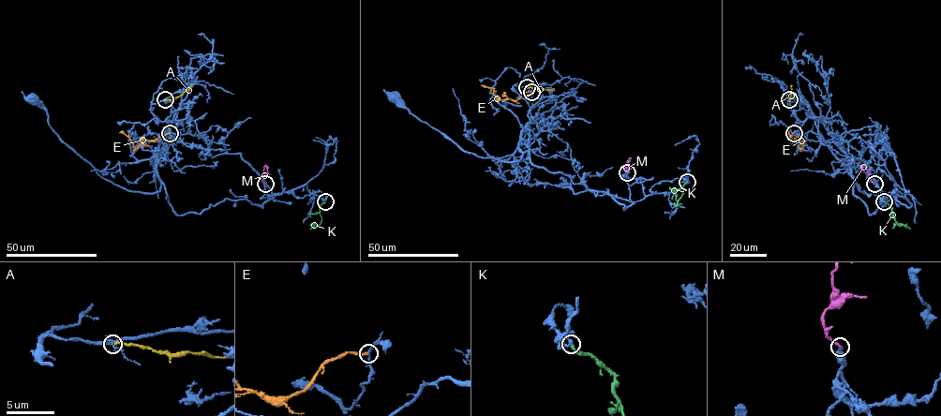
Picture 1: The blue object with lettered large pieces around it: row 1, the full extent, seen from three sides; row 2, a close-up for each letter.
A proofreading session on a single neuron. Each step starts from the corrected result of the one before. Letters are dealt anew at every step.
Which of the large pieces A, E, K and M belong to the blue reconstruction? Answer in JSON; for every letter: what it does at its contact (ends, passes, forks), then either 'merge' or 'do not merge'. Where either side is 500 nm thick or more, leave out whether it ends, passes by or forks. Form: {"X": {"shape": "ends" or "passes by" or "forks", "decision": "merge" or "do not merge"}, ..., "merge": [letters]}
{"A": {"shape": "ends", "decision": "do not merge"}, "E": {"shape": "ends", "decision": "do not merge"}, "K": {"shape": "ends", "decision": "do not merge"}, "M": {"shape": "ends", "decision": "merge"}, "merge": ["M"]}

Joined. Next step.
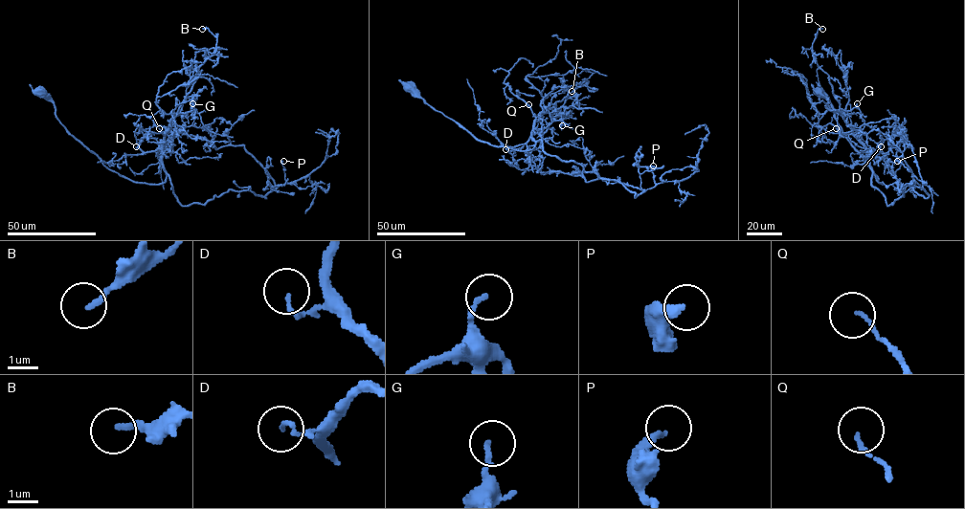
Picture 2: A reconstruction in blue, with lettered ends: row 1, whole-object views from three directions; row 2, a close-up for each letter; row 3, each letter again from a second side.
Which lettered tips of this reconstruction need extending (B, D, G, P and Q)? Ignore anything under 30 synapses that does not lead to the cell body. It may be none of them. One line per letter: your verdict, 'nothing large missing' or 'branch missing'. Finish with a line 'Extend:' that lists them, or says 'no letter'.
B: nothing large missing
D: nothing large missing
G: nothing large missing
P: branch missing
Q: nothing large missing
Extend: P

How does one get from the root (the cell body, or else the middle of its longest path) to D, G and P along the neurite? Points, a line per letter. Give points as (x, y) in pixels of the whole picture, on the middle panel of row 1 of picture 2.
D: (408, 87), (480, 141), (521, 150), (531, 150), (535, 143), (531, 137), (524, 143), (505, 149)
G: (408, 87), (476, 139), (495, 146), (531, 150), (535, 144), (532, 125), (539, 116), (564, 106), (562, 125)
P: (408, 87), (480, 141), (528, 150), (541, 140), (546, 153), (617, 180), (635, 197), (655, 186), (653, 165)

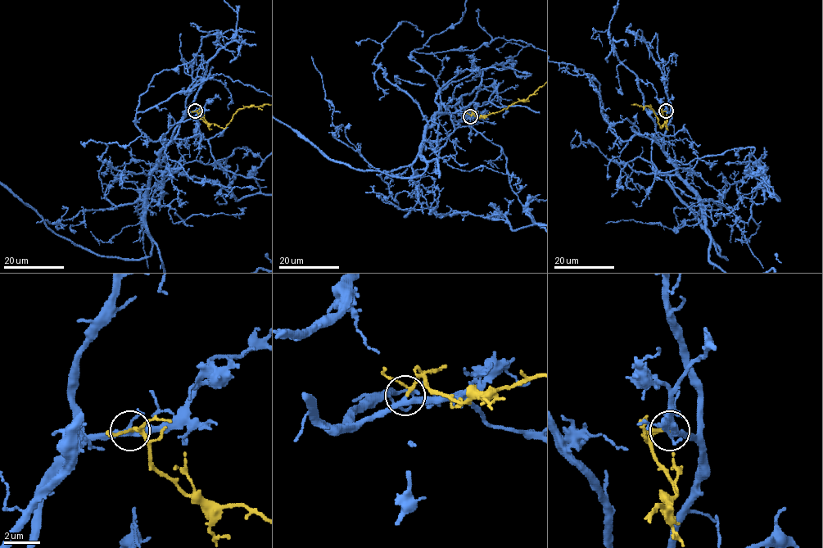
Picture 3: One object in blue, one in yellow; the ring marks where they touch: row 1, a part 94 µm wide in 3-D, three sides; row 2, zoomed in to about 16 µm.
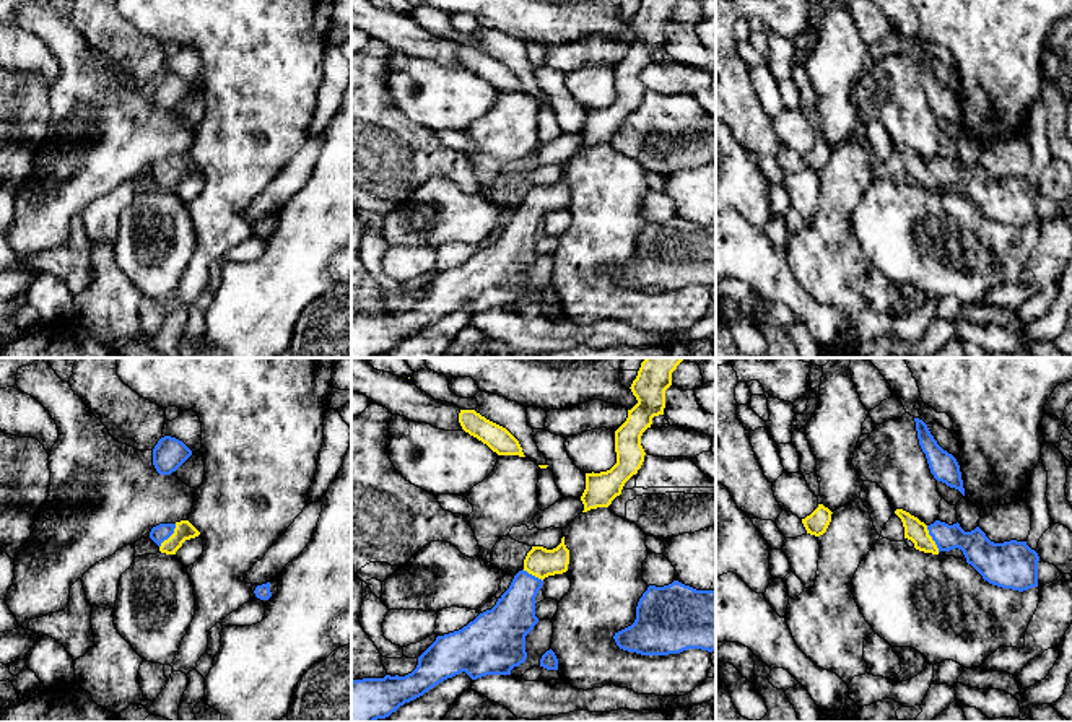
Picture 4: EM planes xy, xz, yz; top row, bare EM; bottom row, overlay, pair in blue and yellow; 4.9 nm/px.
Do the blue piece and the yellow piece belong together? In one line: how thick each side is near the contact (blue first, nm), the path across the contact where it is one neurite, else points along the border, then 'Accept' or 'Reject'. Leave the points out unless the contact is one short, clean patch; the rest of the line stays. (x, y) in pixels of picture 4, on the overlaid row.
Thickness 160 nm (blue) against 110 nm. Path across: yz (980, 552), (960, 539), (932, 539), (915, 530). Accept

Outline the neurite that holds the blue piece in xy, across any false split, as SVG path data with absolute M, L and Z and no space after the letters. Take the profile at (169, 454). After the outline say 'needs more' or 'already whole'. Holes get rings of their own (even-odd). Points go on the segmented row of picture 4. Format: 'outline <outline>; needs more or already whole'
outline M164 436L153 449L153 465L159 475L171 475L189 457L192 450L179 439Z; already whole

